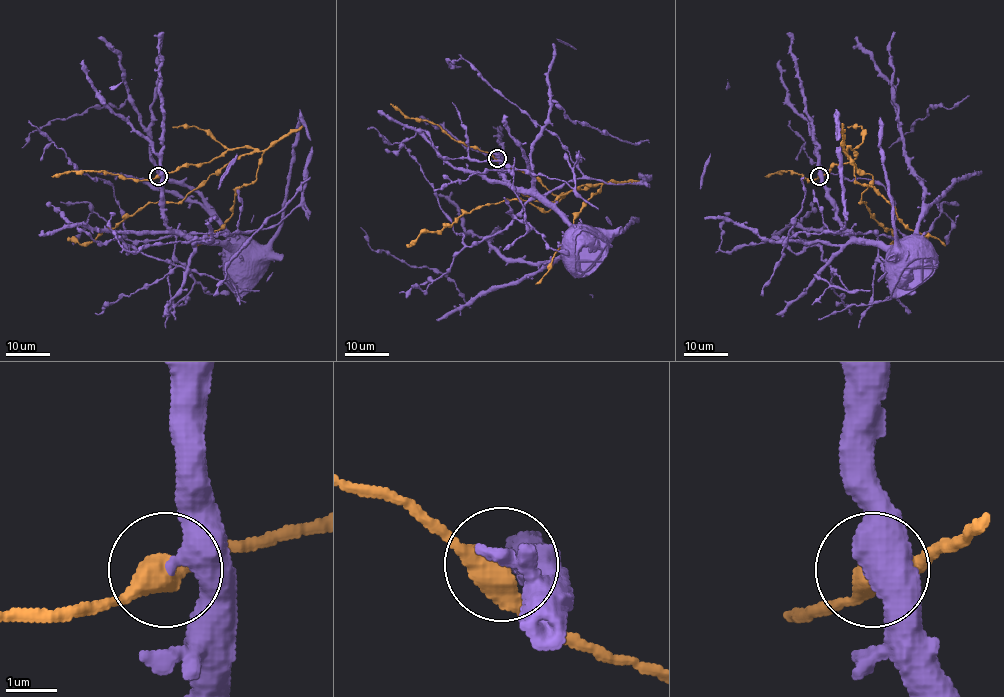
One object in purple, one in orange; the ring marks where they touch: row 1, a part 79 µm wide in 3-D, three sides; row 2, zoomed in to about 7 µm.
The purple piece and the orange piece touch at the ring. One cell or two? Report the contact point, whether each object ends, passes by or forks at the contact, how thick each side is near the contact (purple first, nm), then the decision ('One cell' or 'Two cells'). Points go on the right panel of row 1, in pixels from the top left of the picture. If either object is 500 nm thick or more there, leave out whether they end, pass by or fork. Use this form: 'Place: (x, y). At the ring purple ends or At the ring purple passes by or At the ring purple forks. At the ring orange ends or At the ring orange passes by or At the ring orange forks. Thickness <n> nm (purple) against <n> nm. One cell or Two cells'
Place: (819, 176). At the ring purple ends. At the ring orange passes by. Thickness 400 nm (purple) against 460 nm. One cell

